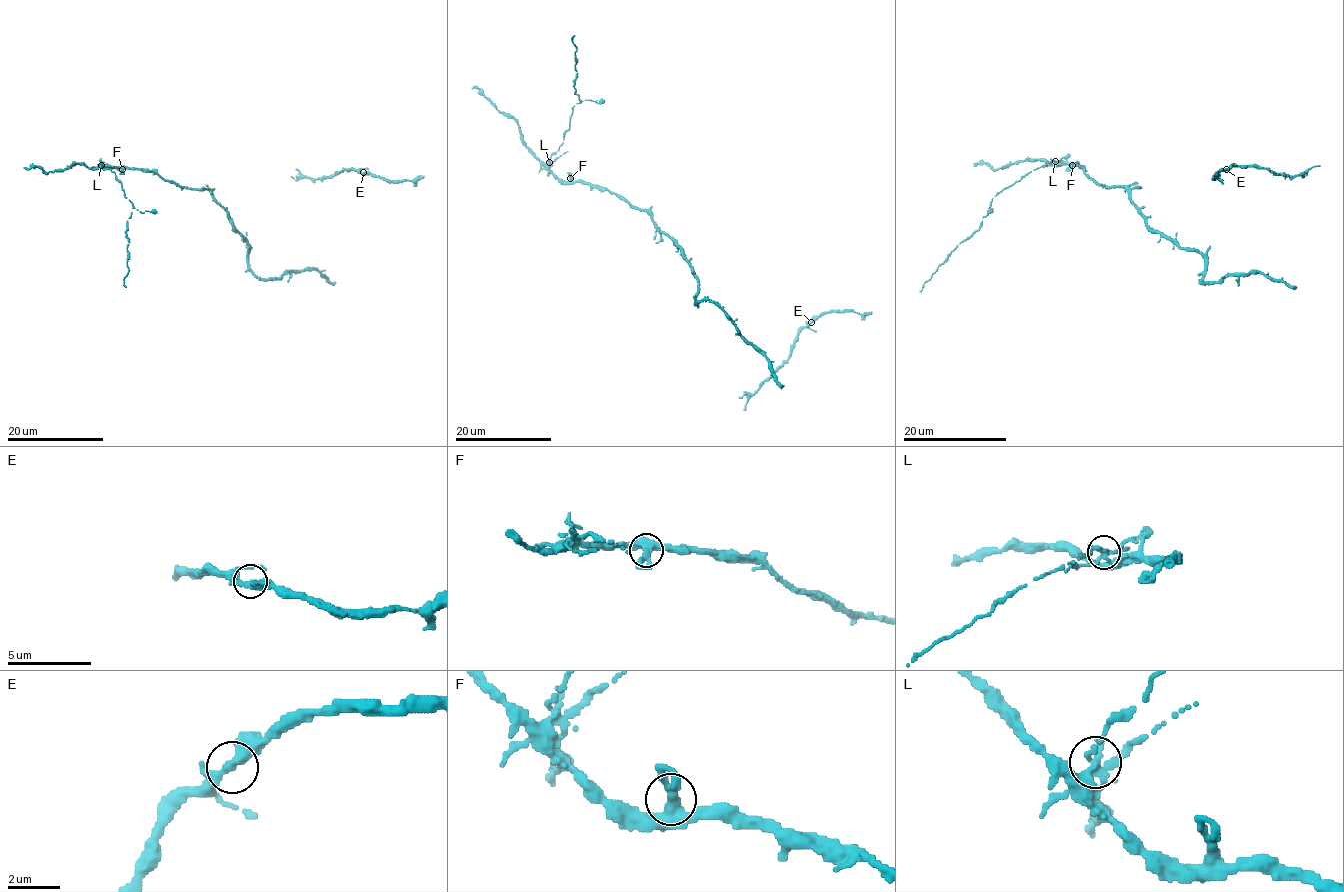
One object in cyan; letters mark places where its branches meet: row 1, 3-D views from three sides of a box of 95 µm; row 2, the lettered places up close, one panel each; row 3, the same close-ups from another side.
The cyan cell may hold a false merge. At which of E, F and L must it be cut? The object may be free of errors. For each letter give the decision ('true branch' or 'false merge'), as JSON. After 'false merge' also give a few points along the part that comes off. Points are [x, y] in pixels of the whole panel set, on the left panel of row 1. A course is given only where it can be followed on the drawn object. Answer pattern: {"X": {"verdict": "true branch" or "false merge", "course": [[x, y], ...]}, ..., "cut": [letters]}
{"E": {"verdict": "true branch"}, "F": {"verdict": "true branch"}, "L": {"verdict": "false merge", "course": [[100, 165], [100, 169], [110, 169], [115, 173], [133, 208], [126, 236], [126, 287]]}, "cut": ["L"]}

